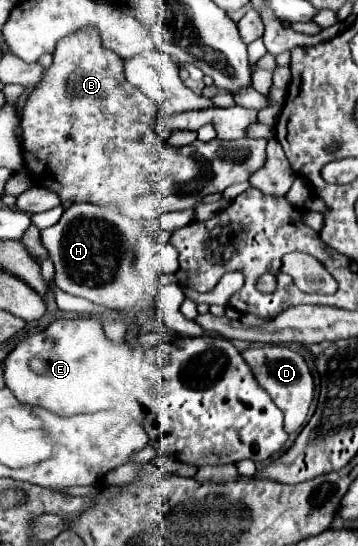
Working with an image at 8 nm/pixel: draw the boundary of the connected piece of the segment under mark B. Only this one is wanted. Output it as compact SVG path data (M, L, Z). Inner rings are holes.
M93 28L63 38L53 56L53 64L25 102L21 152L33 182L53 190L61 202L117 206L133 220L153 220L165 212L195 208L207 194L245 182L263 166L265 138L195 140L173 150L155 130L157 104L127 82L123 60L101 46Z

